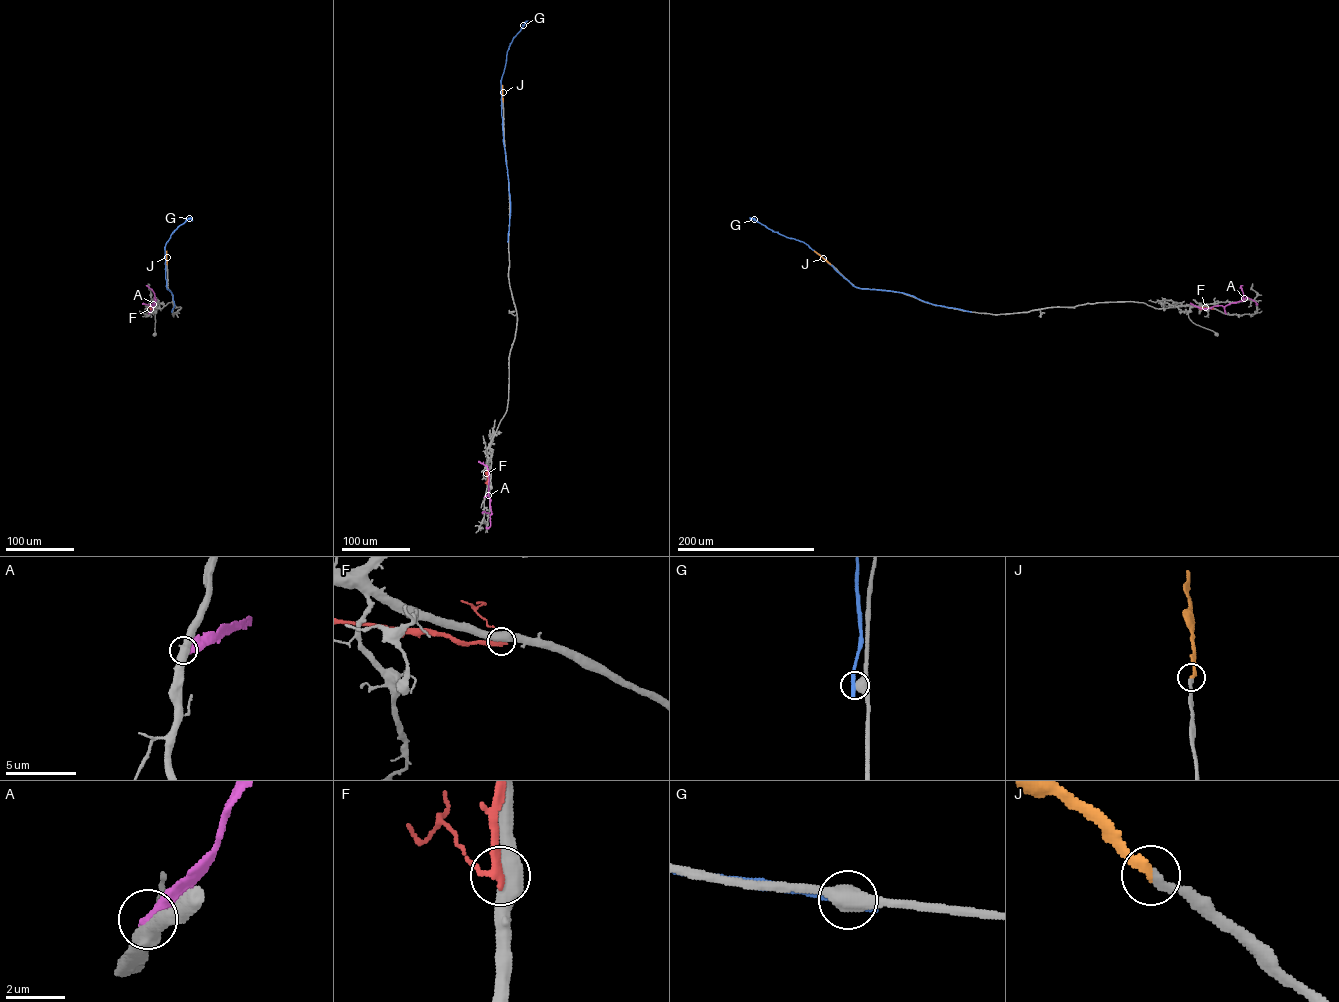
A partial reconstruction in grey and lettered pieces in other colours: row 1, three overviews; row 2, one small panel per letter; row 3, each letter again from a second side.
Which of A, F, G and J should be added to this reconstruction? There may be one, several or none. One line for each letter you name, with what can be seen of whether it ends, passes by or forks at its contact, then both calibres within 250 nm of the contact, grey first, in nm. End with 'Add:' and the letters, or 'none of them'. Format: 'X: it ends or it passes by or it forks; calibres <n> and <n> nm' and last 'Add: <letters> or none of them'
J: it ends; calibres 280 and 280 nm
Add: J

